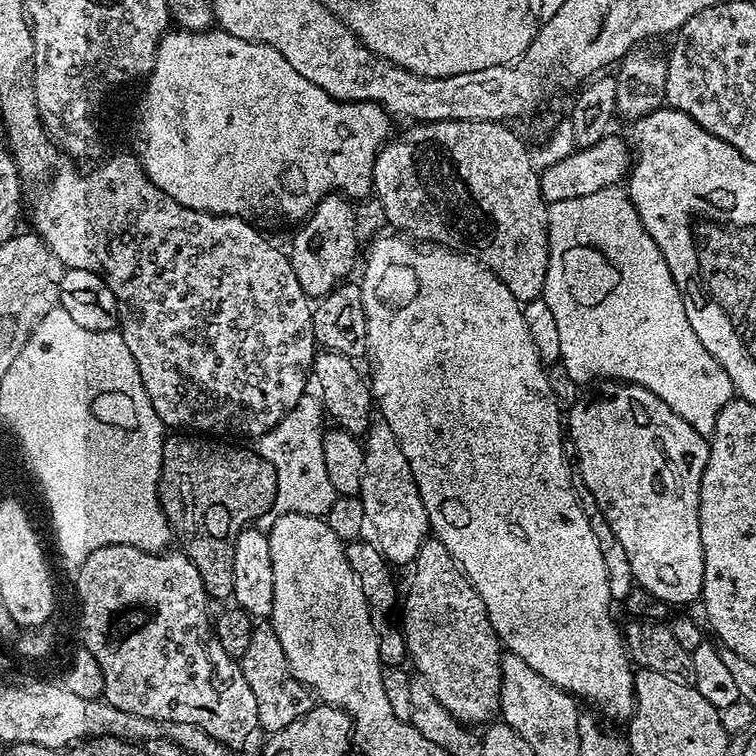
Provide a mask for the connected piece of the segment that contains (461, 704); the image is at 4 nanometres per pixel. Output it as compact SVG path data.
M435 538L425 540L422 550L418 550L412 570L412 585L408 588L408 597L402 600L402 627L410 664L412 660L415 671L423 676L434 698L442 702L444 709L455 720L465 726L477 726L488 719L491 721L491 716L497 715L500 706L502 645L488 620L486 606L478 590L474 590L450 550L446 550L446 546L442 546L442 542Z

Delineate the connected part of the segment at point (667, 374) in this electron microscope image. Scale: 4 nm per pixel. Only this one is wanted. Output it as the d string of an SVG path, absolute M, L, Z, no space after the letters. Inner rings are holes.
M623 187L603 188L594 194L585 194L583 198L566 198L566 202L554 202L548 205L548 269L546 270L546 282L544 283L544 295L542 297L546 306L554 313L554 323L558 326L558 346L560 347L559 363L564 364L570 377L579 386L588 386L591 380L595 382L623 382L626 384L641 384L646 390L650 390L678 418L686 418L698 434L705 438L711 437L714 430L714 422L718 422L718 414L722 414L722 406L726 406L734 399L734 389L730 382L730 374L722 370L722 366L698 342L698 334L694 334L694 326L690 326L690 318L686 318L686 306L682 302L682 294L674 282L674 274L670 274L670 266L666 266L666 258L662 258L662 250L646 234L646 226L642 226L642 218L638 218L638 210L632 205L632 200Z

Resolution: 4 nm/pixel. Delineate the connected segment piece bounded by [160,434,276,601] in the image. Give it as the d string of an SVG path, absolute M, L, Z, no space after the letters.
M172 434L164 441L162 450L162 466L160 467L161 481L176 480L176 492L184 496L180 500L180 509L170 520L171 527L180 536L179 547L185 556L194 562L198 574L202 574L204 588L213 601L229 599L234 590L234 550L236 539L243 528L249 527L256 519L266 512L264 492L256 488L255 480L275 481L276 471L266 458L260 456L259 451L239 448L239 443L225 442L220 438L207 438L190 434Z

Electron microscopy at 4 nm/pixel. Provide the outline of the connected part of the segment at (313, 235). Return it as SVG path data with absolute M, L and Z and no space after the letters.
M340 194L323 196L316 204L308 219L299 225L300 228L296 232L296 237L292 240L292 252L290 251L290 259L292 261L292 269L294 270L294 278L298 278L298 286L302 286L302 290L310 298L319 298L330 294L330 290L334 290L336 285L341 283L352 272L352 267L356 264L356 251L362 248L362 243L355 234L355 214L353 201L345 198Z

